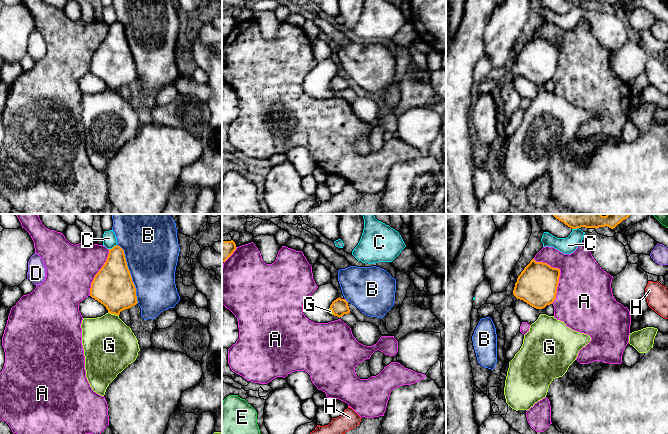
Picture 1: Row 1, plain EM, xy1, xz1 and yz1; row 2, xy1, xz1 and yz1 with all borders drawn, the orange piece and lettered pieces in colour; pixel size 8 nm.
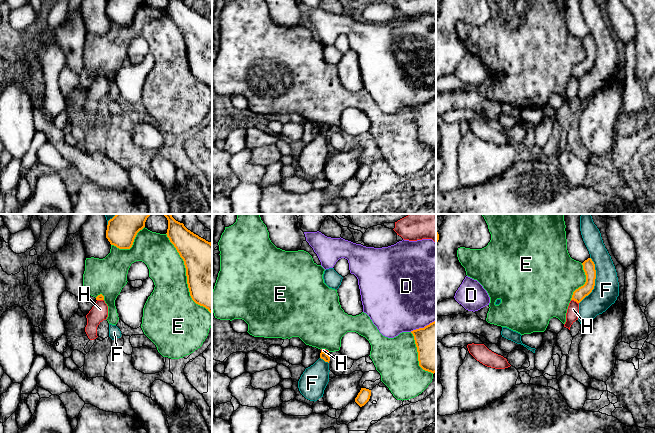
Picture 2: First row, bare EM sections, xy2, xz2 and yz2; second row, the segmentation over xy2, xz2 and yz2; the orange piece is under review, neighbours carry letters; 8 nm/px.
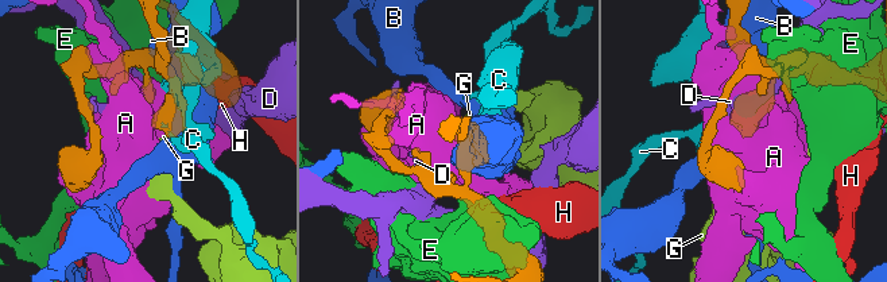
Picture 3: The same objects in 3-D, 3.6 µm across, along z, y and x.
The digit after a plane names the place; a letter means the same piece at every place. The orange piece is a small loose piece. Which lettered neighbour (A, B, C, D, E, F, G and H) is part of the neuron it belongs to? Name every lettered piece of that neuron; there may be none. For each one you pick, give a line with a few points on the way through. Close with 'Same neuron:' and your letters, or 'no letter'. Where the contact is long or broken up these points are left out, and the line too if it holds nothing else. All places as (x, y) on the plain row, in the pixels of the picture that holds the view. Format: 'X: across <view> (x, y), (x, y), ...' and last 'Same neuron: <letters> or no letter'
G: across xy1 (112, 62), (113, 89), (109, 103), (108, 119)
Same neuron: G

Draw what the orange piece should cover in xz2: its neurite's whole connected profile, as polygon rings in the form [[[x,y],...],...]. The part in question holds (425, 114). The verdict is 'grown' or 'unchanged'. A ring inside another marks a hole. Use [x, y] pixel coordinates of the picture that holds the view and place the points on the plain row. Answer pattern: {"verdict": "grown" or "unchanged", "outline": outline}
{"verdict": "unchanged", "outline": [[[436,97],[411,109],[417,123],[419,142],[434,150],[436,148]]]}

